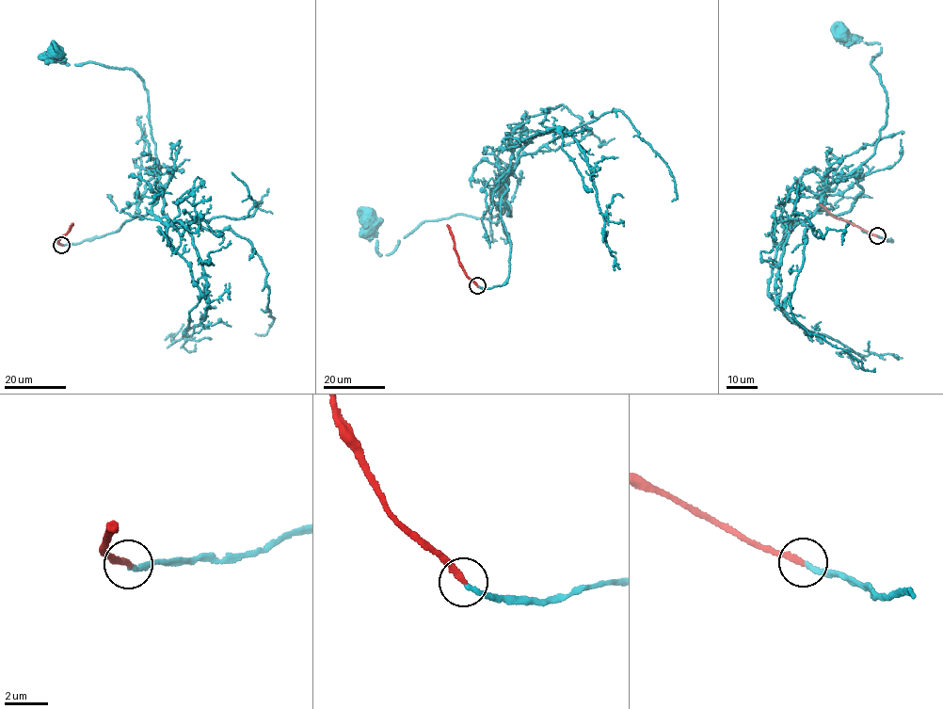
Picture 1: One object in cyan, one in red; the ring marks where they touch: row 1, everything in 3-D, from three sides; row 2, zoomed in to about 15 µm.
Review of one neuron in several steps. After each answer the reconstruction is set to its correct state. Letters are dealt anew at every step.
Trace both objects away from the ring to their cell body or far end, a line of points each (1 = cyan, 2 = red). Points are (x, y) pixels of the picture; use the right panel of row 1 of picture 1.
1: (877, 235), (833, 216), (862, 190), (856, 174), (887, 104), (871, 63), (879, 44), (844, 36)
2: (877, 235), (834, 217), (819, 204)

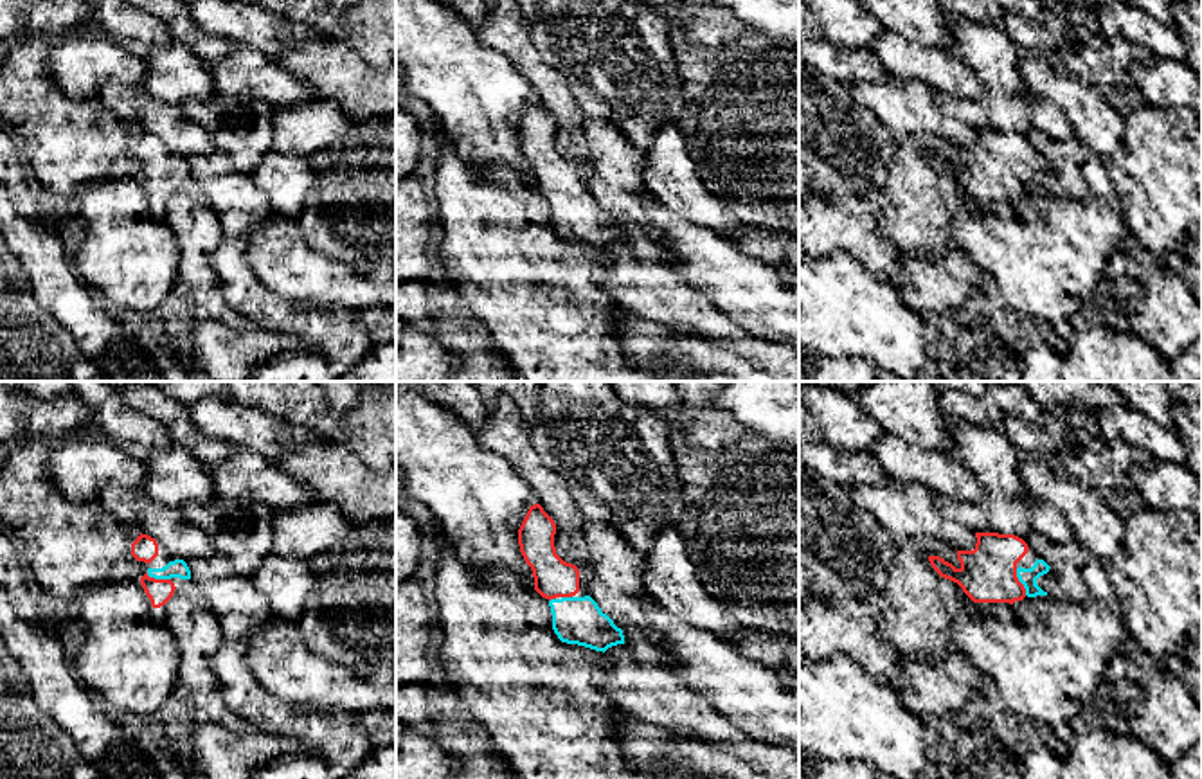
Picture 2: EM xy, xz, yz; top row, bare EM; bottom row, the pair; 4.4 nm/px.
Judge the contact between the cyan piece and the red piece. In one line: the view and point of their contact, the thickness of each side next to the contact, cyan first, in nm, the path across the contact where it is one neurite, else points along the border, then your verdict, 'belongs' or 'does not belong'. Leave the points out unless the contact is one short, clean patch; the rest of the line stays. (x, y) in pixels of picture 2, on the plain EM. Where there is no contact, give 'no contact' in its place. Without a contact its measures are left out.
meets cyan in yz at (1019, 177); 80 nm thick on the cyan side, 260 nm on the other; runs through yz (1026, 173), (1019, 177), (997, 177), (988, 171); belongs

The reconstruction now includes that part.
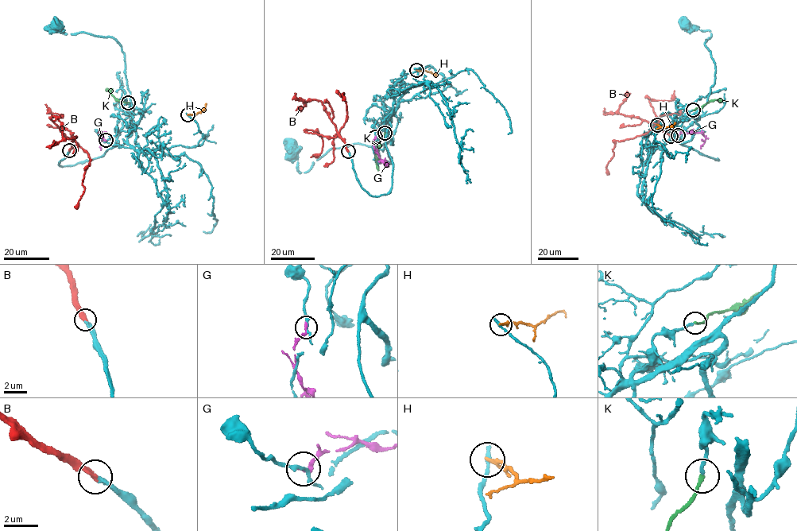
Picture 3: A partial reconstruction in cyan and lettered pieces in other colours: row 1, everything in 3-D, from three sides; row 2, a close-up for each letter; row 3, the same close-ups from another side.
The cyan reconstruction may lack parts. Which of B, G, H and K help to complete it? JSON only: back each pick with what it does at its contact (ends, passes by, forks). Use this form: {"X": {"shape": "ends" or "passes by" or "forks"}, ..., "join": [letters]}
{"B": {"shape": "ends"}, "K": {"shape": "ends"}, "join": ["B", "K"]}

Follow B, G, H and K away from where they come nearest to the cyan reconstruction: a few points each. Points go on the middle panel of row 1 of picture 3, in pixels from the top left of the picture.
B: (347, 151), (339, 132), (345, 122), (346, 102), (338, 92), (342, 97), (344, 94), (342, 95), (344, 100)
G: (375, 137), (373, 147), (384, 165), (388, 164)
H: (416, 70), (427, 71), (436, 76)
K: (384, 133), (376, 152), (378, 170)

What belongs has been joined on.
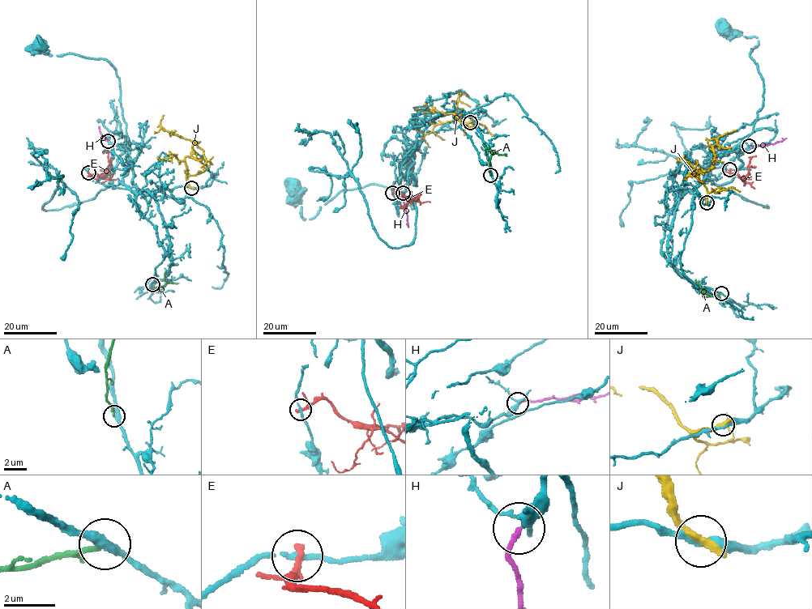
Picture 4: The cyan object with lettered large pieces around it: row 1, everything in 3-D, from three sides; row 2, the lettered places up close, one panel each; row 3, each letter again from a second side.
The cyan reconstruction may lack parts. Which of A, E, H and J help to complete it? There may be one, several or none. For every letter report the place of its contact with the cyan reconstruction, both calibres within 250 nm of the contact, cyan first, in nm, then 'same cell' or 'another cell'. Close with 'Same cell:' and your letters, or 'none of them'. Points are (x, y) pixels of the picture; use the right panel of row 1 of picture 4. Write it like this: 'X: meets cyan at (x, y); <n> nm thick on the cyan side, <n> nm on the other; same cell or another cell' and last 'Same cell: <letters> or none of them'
A: meets cyan at (721, 293); 360 nm thick on the cyan side, 200 nm on the other; another cell
E: meets cyan at (729, 169); 160 nm thick on the cyan side, 200 nm on the other; another cell
H: meets cyan at (749, 146); 240 nm thick on the cyan side, 180 nm on the other; same cell
J: meets cyan at (707, 202); 320 nm thick on the cyan side, 400 nm on the other; another cell
Same cell: H

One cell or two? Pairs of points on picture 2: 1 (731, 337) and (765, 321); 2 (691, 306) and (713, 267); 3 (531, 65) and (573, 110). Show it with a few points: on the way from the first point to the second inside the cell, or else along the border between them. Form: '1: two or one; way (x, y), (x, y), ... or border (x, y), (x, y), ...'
1: two; border (715, 304), (751, 331), (780, 339)
2: two; border (684, 281), (706, 288), (731, 319)
3: one; way (542, 76), (562, 99)

